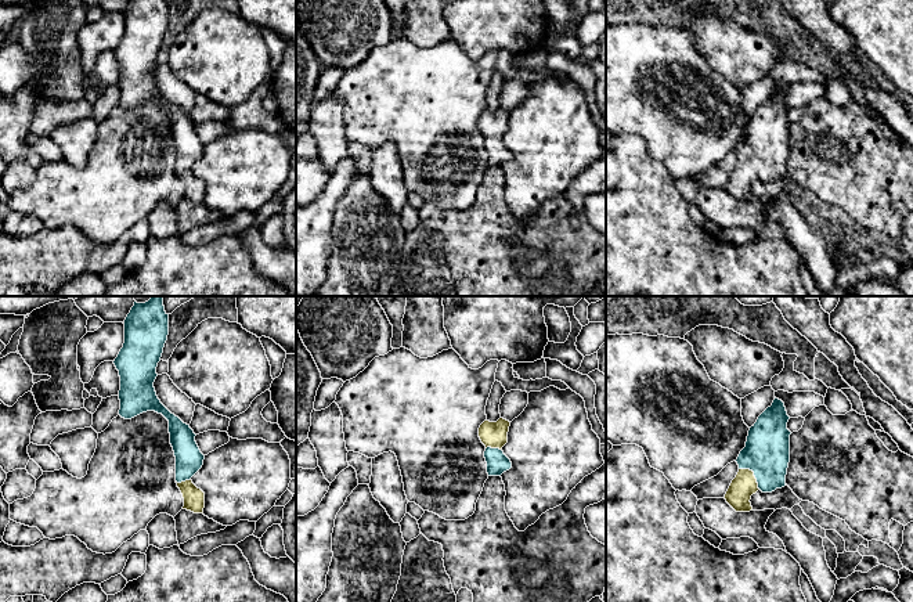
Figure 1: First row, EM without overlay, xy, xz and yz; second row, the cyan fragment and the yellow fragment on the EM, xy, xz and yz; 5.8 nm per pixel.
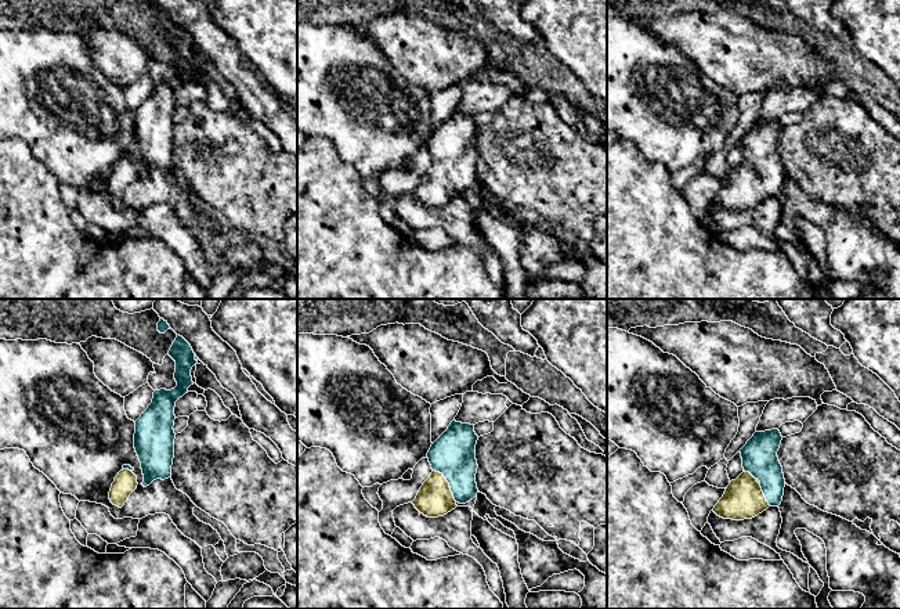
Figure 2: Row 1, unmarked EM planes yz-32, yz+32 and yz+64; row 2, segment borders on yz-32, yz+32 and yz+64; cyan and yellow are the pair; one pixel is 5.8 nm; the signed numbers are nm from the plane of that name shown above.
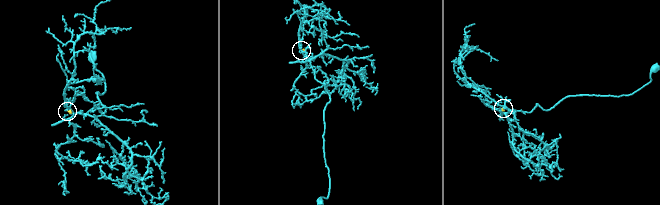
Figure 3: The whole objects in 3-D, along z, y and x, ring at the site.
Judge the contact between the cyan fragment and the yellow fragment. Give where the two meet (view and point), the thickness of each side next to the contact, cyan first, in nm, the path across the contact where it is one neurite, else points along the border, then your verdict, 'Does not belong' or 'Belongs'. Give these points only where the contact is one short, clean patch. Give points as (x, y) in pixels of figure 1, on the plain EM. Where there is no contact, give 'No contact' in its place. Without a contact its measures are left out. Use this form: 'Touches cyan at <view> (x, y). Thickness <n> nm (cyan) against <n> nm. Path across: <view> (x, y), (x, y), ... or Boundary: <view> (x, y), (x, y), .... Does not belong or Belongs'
Touches cyan at yz (754, 163). Thickness 260 nm (cyan) against 150 nm. Path across: yz (767, 143), (762, 155), (754, 163), (744, 175). Belongs

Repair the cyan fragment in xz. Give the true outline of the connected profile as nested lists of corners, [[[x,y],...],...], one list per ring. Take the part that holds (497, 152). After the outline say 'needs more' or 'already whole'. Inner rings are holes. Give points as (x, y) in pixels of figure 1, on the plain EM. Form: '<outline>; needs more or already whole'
[[[499,108],[497,112],[484,111],[479,118],[479,127],[486,136],[484,148],[488,166],[501,166],[512,158],[510,149],[502,137],[508,133],[510,112]]]; needs more

